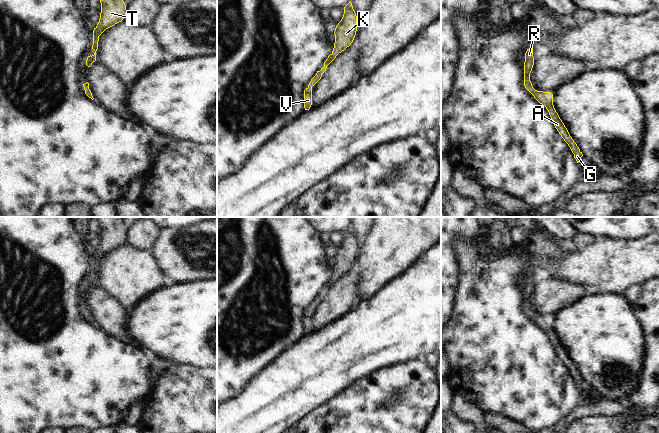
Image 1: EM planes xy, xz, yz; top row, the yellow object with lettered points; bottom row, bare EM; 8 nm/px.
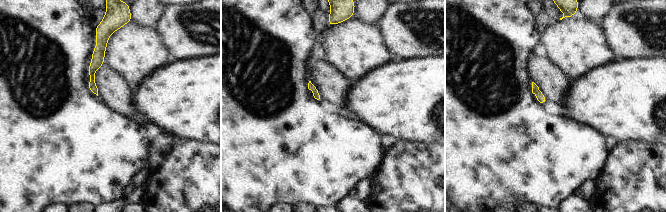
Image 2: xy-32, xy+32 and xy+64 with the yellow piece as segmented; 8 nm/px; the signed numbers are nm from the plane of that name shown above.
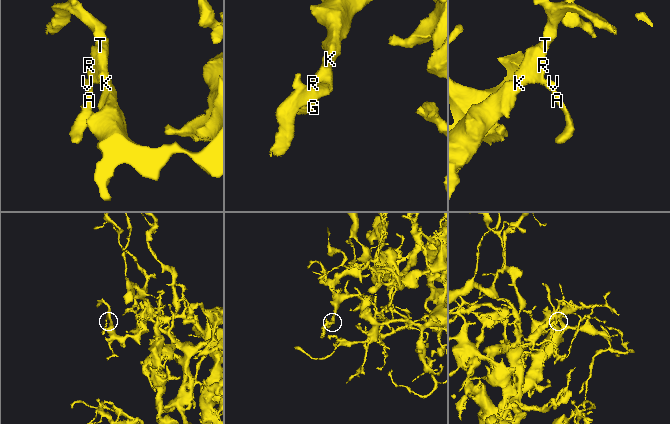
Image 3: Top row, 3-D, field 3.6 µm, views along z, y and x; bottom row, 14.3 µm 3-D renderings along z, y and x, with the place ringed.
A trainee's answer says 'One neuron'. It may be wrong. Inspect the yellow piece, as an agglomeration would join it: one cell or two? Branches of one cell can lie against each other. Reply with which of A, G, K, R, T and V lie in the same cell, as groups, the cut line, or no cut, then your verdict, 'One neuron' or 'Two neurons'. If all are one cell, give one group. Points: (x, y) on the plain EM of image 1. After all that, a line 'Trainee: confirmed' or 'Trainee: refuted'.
Groups: A G K R T V. No split. One neuron
Trainee: confirmed

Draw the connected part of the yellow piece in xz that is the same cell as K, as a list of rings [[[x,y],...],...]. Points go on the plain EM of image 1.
[[[349,226],[344,231],[344,238],[341,245],[334,251],[335,260],[334,271],[332,277],[324,286],[324,291],[317,295],[316,299],[311,303],[308,311],[304,314],[304,332],[309,334],[312,329],[313,310],[321,303],[322,298],[326,295],[327,290],[344,274],[351,270],[354,266],[358,254],[357,236],[354,234],[352,227]]]

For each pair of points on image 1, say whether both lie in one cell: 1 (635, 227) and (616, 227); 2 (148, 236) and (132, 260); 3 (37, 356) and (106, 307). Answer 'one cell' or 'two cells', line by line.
1: one cell
2: two cells
3: two cells

